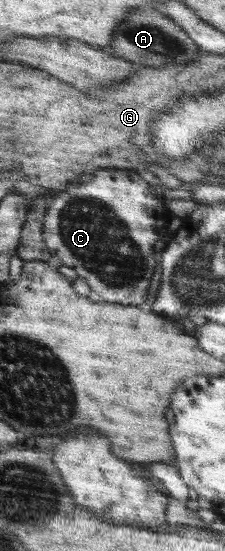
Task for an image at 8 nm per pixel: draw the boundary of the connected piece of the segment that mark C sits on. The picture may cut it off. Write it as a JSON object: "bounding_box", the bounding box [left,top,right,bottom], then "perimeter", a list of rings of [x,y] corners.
{"bounding_box":[42,169,173,307],"perimeter":[[[101,169],[92,180],[84,184],[75,183],[57,195],[45,212],[42,236],[51,256],[62,260],[64,266],[74,268],[78,276],[86,281],[90,290],[102,296],[102,300],[140,307],[144,302],[148,304],[148,294],[142,292],[148,288],[148,282],[152,280],[152,274],[158,264],[154,258],[154,244],[168,228],[173,216],[173,213],[168,212],[168,208],[158,200],[158,194],[153,188],[136,174],[135,169]]]}

